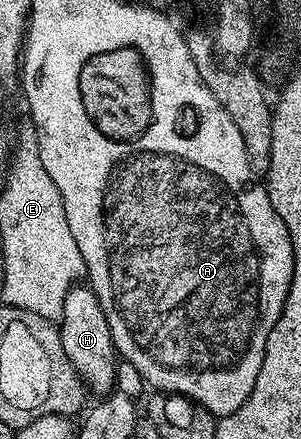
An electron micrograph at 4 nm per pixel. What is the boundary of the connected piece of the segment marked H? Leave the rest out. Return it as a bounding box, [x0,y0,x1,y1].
[59,286,119,394]

